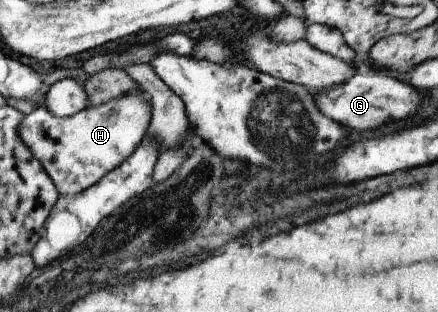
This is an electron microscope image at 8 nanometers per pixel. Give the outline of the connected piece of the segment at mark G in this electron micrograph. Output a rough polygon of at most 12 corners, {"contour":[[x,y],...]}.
{"contour":[[378,71],[313,93],[360,132],[414,116],[420,90]]}

